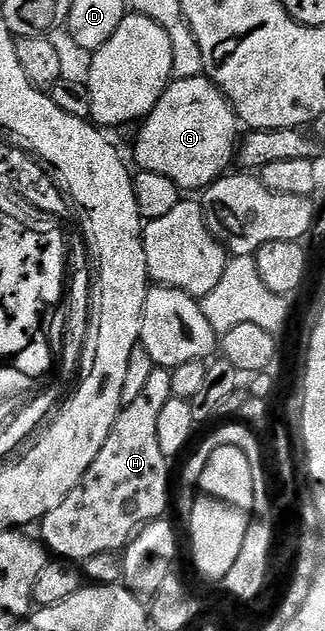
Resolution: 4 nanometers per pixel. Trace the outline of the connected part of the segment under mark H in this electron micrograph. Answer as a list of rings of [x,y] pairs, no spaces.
[[[165,367],[152,369],[148,381],[133,401],[124,404],[112,425],[112,433],[108,433],[108,441],[96,453],[96,461],[88,465],[88,473],[80,477],[80,485],[60,501],[54,509],[44,513],[40,520],[40,538],[51,556],[71,561],[85,561],[88,557],[96,557],[96,553],[121,553],[134,535],[153,519],[161,519],[167,514],[166,506],[172,503],[172,479],[170,483],[171,460],[164,457],[160,450],[160,440],[156,434],[160,412],[164,405],[174,398],[172,393],[172,377]]]

